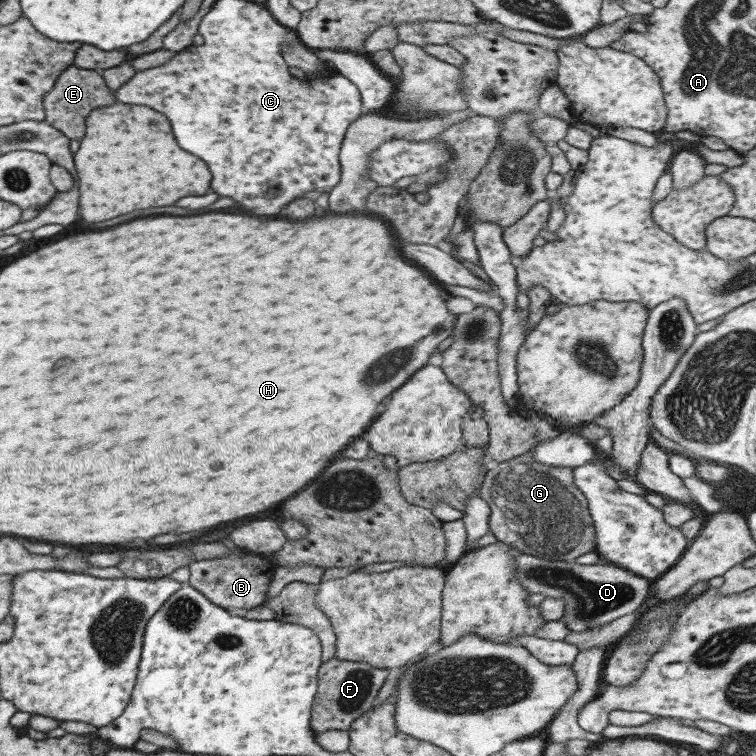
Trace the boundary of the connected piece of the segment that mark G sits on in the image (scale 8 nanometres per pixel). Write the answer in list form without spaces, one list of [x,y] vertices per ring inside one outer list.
[[[531,450],[505,462],[489,465],[479,486],[479,495],[489,507],[488,529],[492,540],[501,541],[519,553],[551,561],[573,561],[595,548],[595,528],[588,514],[588,504],[573,484],[573,468],[553,467],[533,460]]]

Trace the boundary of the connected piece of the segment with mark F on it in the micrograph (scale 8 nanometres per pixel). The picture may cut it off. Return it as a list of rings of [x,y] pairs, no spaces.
[[[335,656],[322,663],[317,672],[317,690],[313,696],[309,710],[309,726],[315,733],[327,730],[343,730],[350,728],[351,722],[363,712],[367,712],[377,696],[387,673],[391,670],[373,668],[364,661],[348,661]]]

